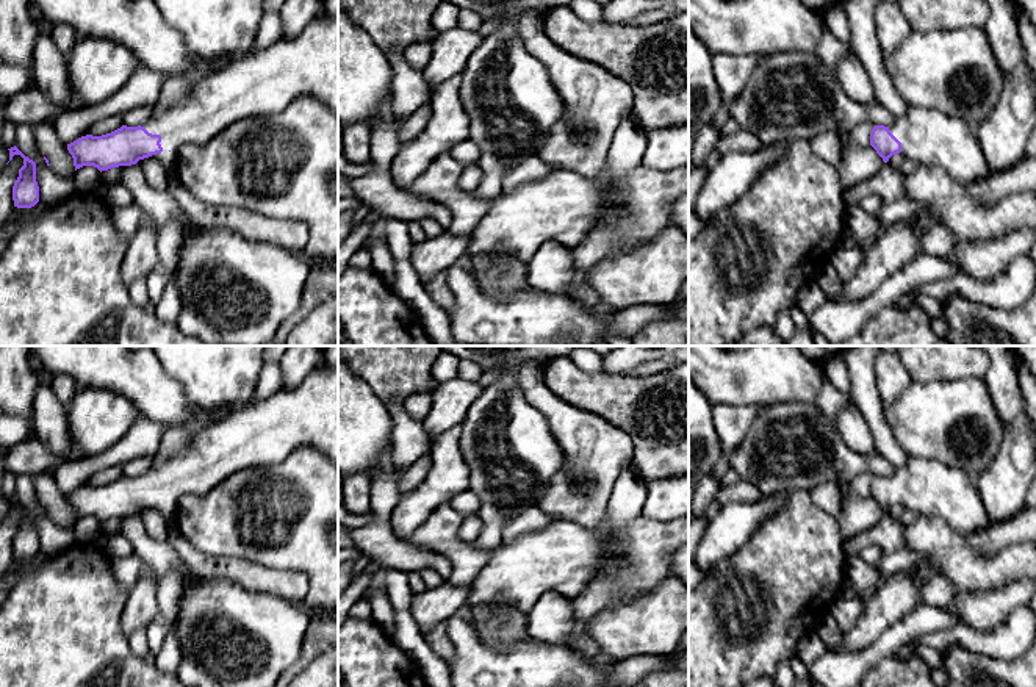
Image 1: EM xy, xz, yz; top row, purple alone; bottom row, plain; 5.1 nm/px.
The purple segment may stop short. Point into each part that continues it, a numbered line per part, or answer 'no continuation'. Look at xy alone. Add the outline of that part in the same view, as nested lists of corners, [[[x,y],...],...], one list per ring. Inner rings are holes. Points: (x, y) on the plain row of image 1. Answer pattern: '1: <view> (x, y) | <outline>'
1: xy (265, 432) | [[[326,365],[311,371],[297,387],[280,390],[264,399],[247,402],[227,416],[210,423],[202,430],[189,432],[188,443],[172,457],[141,474],[149,484],[161,487],[163,502],[149,507],[163,513],[169,524],[174,523],[177,504],[183,495],[203,495],[228,476],[254,466],[280,465],[296,448],[311,446],[338,465],[338,365]]]

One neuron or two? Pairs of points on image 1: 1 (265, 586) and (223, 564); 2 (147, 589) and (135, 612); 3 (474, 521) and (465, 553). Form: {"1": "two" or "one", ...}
{"1": "one", "2": "one", "3": "two"}

